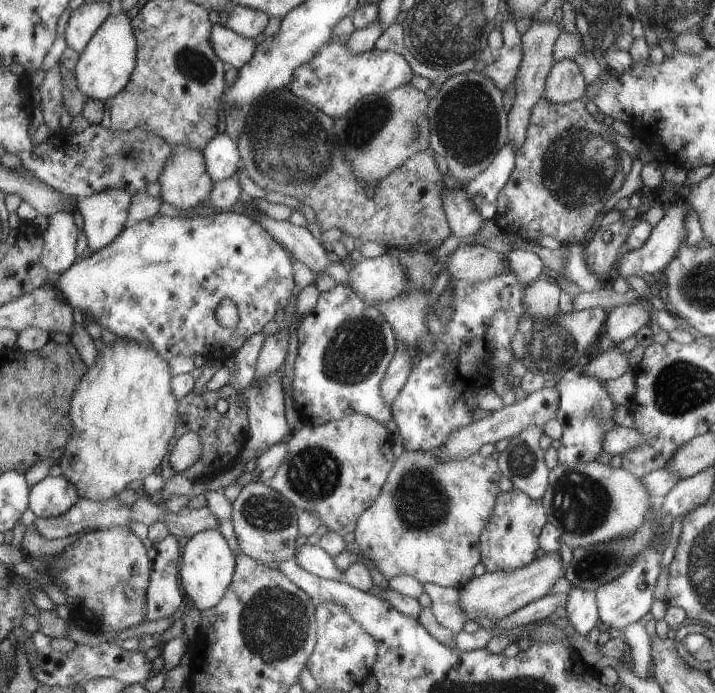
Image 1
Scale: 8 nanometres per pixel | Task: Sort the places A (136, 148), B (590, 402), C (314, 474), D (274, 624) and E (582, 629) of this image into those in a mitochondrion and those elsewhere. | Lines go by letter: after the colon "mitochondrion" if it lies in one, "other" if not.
A: mitochondrion
B: other
C: mitochondrion
D: mitochondrion
E: other

